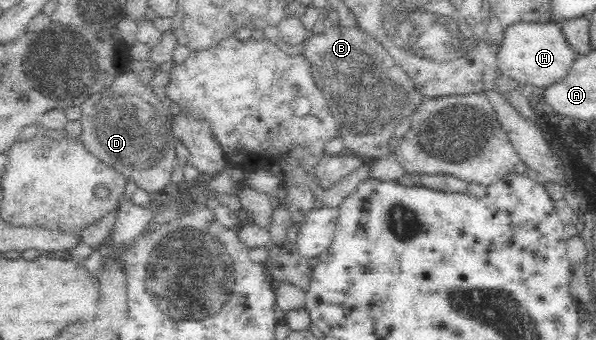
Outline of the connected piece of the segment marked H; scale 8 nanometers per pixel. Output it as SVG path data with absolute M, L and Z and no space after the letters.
M519 22L507 26L501 34L497 52L497 66L501 73L515 80L521 87L533 85L546 88L563 78L577 54L569 47L561 32L560 24L543 22Z

